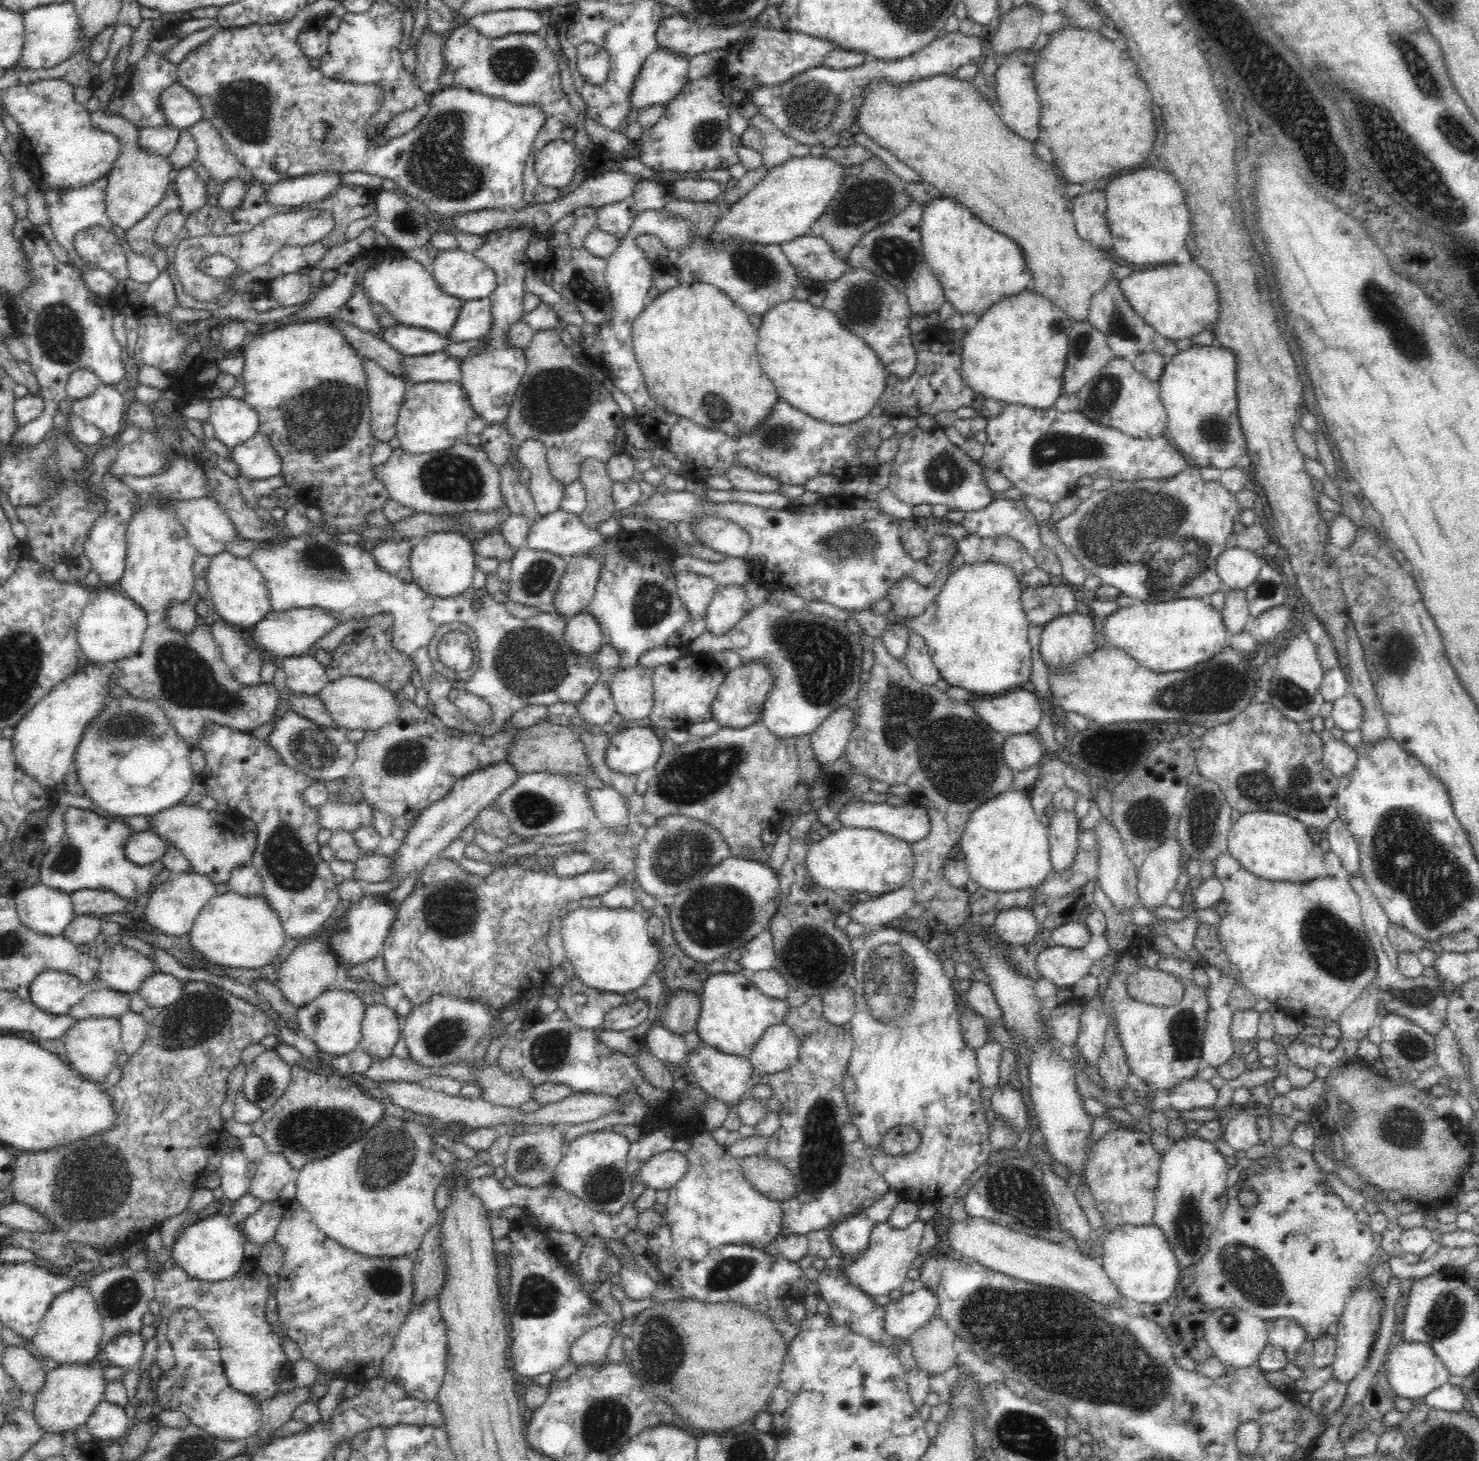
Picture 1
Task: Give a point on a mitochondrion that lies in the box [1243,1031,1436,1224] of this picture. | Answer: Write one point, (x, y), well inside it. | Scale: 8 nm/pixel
(1405, 1123)

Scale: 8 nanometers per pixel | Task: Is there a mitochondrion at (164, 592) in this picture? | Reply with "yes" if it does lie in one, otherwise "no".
no

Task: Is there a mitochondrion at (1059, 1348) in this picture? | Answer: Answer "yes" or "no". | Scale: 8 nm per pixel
yes

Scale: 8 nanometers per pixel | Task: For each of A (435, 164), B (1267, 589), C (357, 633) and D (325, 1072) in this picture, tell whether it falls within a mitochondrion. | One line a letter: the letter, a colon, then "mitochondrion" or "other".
A: mitochondrion
B: other
C: other
D: other

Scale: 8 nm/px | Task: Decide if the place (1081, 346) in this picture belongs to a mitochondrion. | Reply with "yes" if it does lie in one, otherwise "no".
yes

